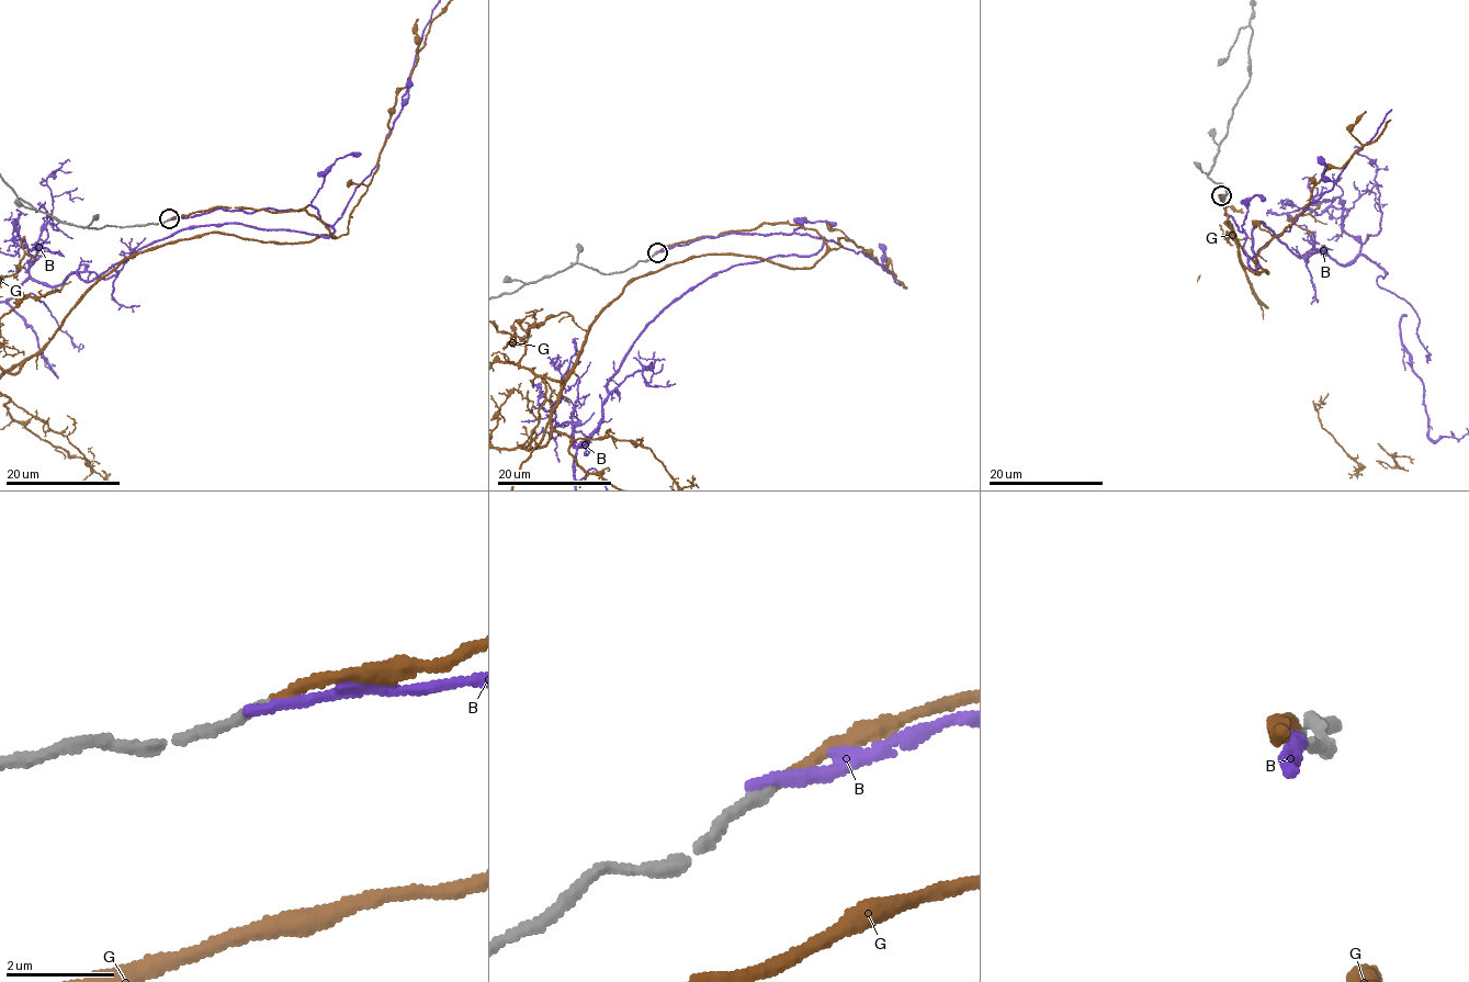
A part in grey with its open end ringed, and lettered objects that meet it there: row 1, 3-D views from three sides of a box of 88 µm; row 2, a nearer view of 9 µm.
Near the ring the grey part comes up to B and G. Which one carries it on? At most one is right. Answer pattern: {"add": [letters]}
{"add": ["G"]}

